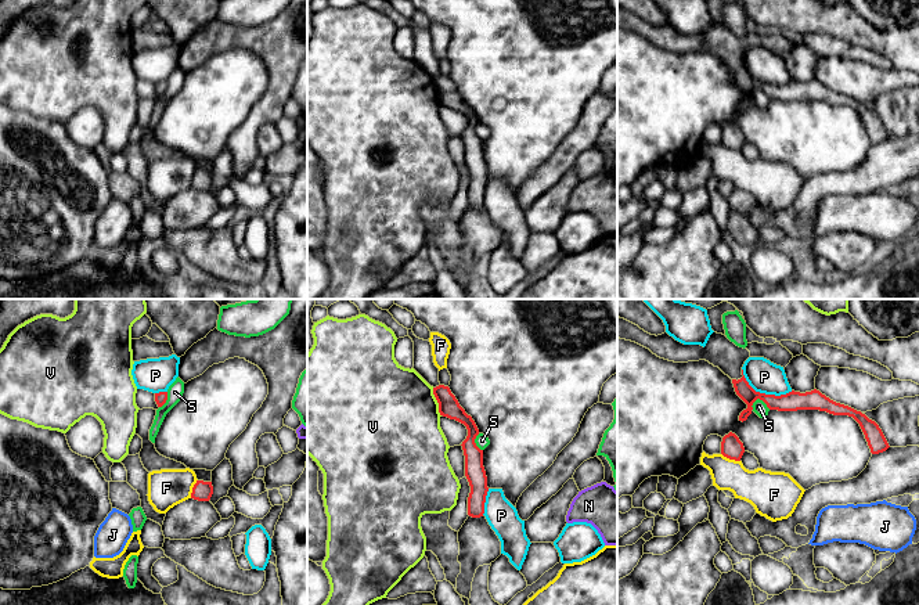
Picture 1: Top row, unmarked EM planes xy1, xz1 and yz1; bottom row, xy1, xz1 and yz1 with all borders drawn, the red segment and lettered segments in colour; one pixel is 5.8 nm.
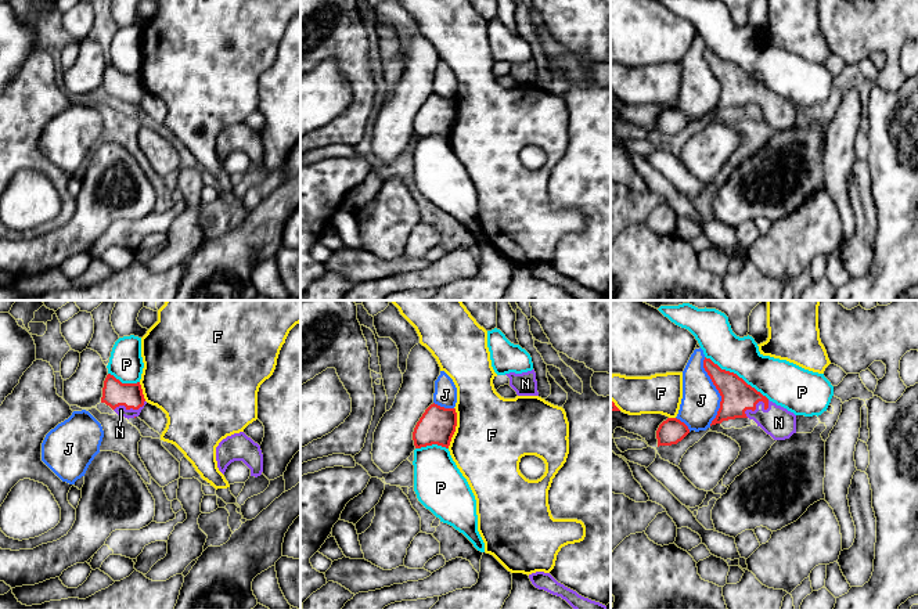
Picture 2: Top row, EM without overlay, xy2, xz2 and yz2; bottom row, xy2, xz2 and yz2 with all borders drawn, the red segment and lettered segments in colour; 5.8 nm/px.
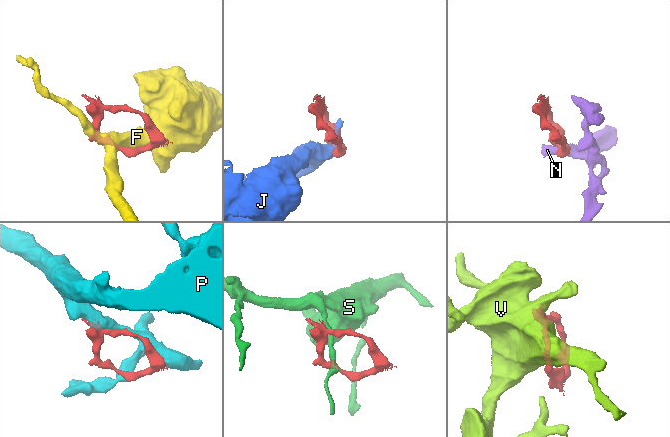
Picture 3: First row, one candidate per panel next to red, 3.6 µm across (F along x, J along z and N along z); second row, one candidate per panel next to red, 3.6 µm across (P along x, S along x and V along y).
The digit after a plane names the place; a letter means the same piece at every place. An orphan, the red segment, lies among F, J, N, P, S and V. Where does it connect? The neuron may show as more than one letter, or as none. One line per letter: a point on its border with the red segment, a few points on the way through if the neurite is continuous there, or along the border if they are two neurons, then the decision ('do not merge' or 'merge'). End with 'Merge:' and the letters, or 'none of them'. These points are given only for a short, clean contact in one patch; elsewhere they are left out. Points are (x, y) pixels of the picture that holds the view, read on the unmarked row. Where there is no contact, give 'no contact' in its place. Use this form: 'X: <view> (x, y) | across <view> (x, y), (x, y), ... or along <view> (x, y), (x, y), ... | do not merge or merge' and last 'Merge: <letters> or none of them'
F: xz2 (454, 118) | do not merge
J: yz2 (719, 82) | do not merge
N: yz2 (758, 92) | across yz2 (737, 86), (744, 92), (758, 92), (778, 112) | merge
P: yz2 (735, 64) | do not merge
S: yz1 (760, 89) | along yz1 (750, 96), (760, 89), (770, 98) | do not merge
V: xz1 (438, 92) | along xz1 (432, 78), (440, 105) | do not merge
Merge: N

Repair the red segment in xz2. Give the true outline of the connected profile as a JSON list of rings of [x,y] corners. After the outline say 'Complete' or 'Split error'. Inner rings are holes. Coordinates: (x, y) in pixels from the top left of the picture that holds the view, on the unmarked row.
[[[431,94],[417,112],[413,130],[415,138],[438,134],[449,138],[457,116],[456,98]]]. Complete

